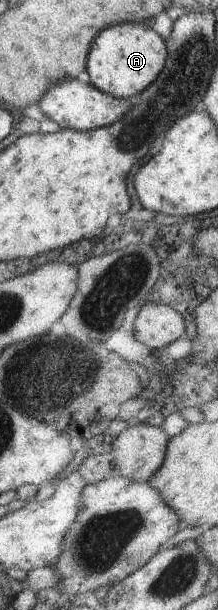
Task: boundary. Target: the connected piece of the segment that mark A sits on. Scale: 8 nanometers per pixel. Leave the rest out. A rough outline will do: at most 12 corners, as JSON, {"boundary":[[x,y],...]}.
{"boundary":[[145,22],[102,29],[86,59],[90,83],[131,100],[165,65]]}

